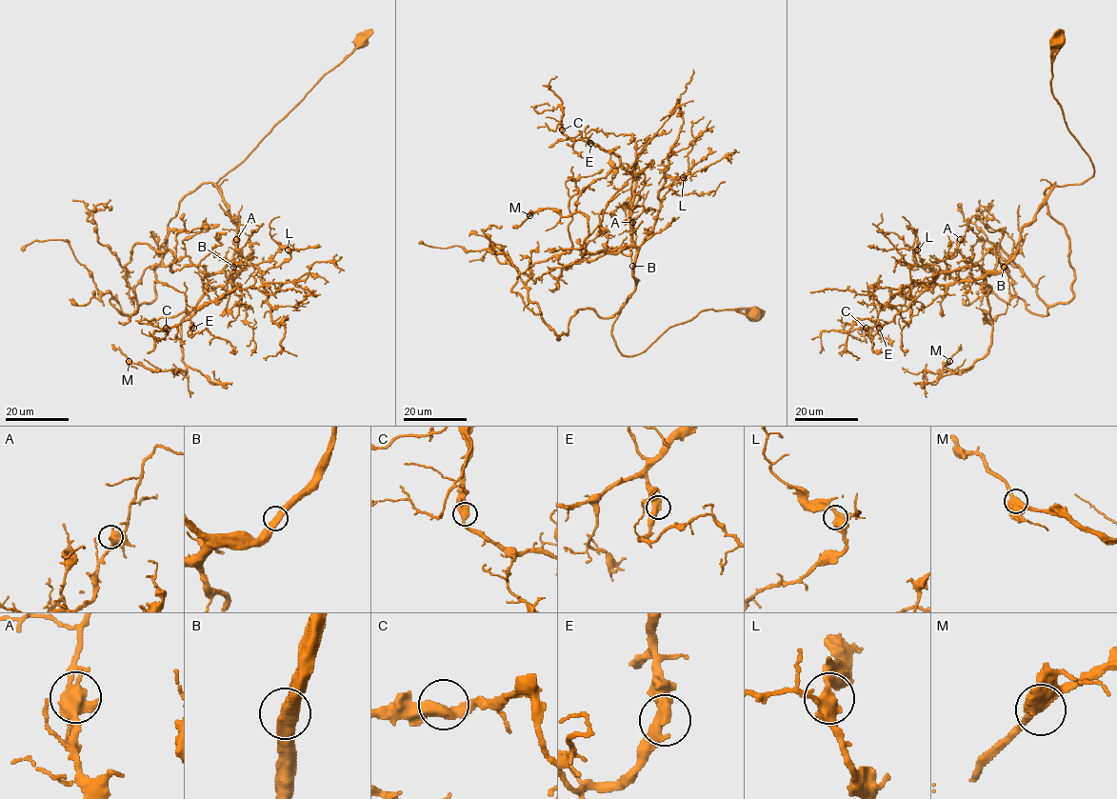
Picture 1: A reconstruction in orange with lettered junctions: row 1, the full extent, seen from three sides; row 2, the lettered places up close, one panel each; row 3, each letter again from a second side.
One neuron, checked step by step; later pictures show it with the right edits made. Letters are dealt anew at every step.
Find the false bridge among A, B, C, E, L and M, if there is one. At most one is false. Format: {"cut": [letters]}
{"cut": []}

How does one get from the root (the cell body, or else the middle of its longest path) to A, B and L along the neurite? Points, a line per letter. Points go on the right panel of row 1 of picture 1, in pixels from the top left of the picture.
A: (1059, 44), (1050, 90), (1094, 174), (1055, 186), (998, 271), (955, 280), (945, 260), (960, 239)
B: (1059, 44), (1050, 90), (1094, 174), (1079, 184), (1055, 186), (1022, 229), (1017, 252), (1004, 267)
L: (1059, 44), (1050, 90), (1094, 174), (1055, 186), (998, 271), (937, 271), (917, 249)

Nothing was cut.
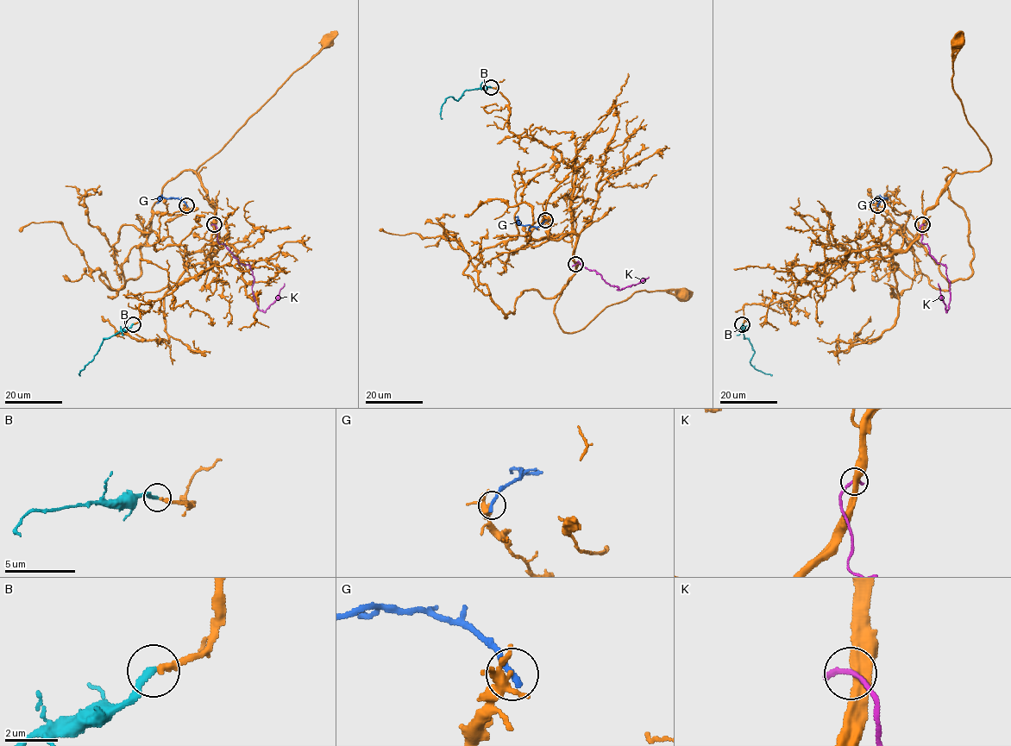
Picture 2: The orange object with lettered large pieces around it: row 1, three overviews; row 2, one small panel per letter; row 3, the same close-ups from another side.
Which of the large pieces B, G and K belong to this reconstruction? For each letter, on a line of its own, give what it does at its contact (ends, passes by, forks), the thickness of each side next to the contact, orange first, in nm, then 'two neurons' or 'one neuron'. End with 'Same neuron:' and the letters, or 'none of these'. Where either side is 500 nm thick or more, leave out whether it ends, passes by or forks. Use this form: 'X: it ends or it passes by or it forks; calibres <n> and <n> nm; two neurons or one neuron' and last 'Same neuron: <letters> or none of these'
B: it ends; calibres 240 and 240 nm; one neuron
G: it ends; calibres 280 and 280 nm; two neurons
K: it ends; calibres 480 and 240 nm; two neurons
Same neuron: B

